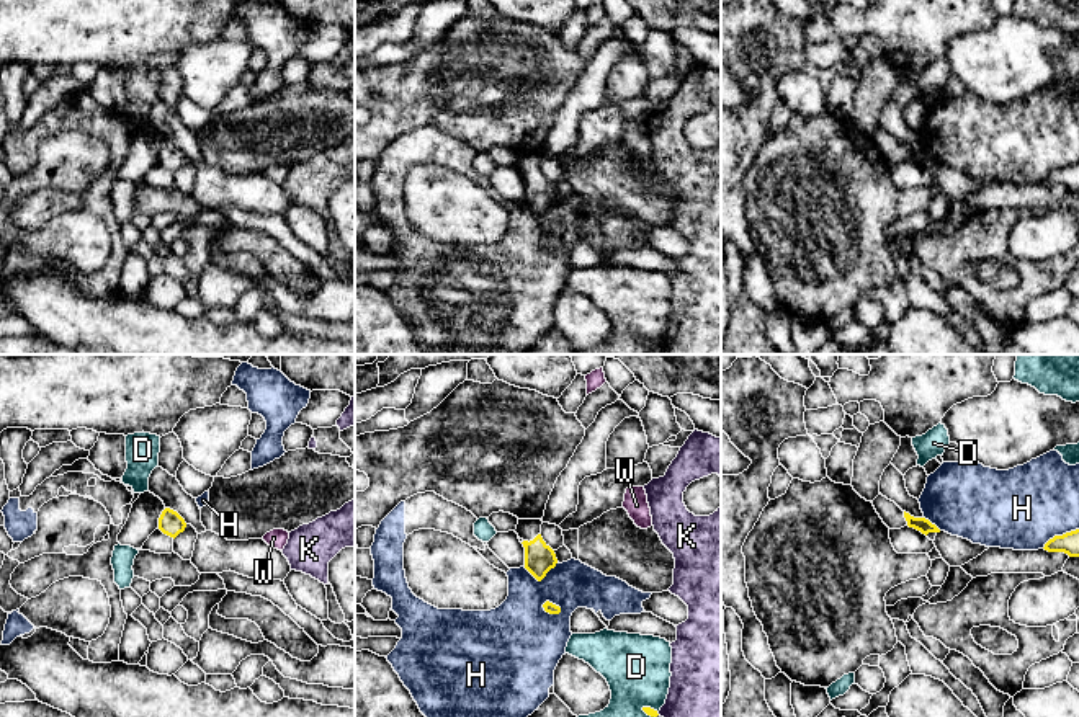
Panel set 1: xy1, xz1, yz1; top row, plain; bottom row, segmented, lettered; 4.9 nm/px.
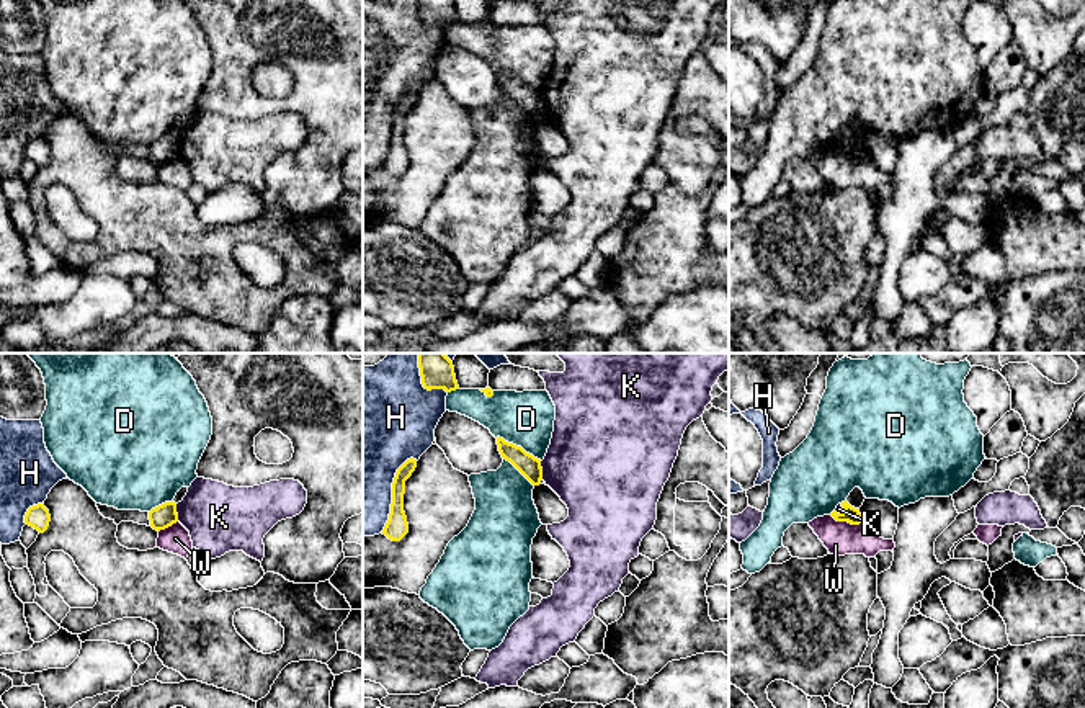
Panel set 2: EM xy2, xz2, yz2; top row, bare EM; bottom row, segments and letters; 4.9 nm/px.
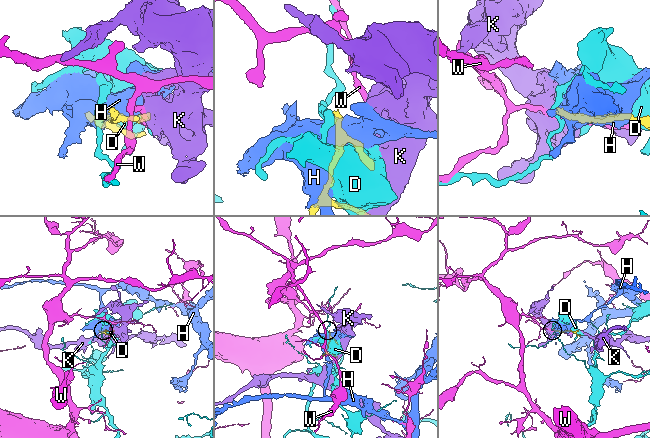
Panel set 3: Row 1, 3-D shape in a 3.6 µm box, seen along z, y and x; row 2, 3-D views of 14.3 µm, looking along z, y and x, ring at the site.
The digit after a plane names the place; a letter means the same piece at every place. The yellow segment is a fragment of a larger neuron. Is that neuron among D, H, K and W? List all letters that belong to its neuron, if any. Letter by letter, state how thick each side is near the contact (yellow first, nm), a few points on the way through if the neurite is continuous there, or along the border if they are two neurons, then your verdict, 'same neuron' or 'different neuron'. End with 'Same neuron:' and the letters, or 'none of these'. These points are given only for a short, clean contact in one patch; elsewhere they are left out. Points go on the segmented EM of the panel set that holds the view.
D: 110 nm thick on the yellow side, 280 nm on the other; different neuron
H: 110 nm thick on the yellow side, 380 nm on the other; different neuron
K: 120 nm thick on the yellow side, 320 nm on the other; border along xy2 (175, 504), (178, 520); different neuron
W: 80 nm thick on the yellow side, 160 nm on the other; border along yz2 (830, 514), (837, 520), (860, 524); different neuron
Same neuron: none of these

